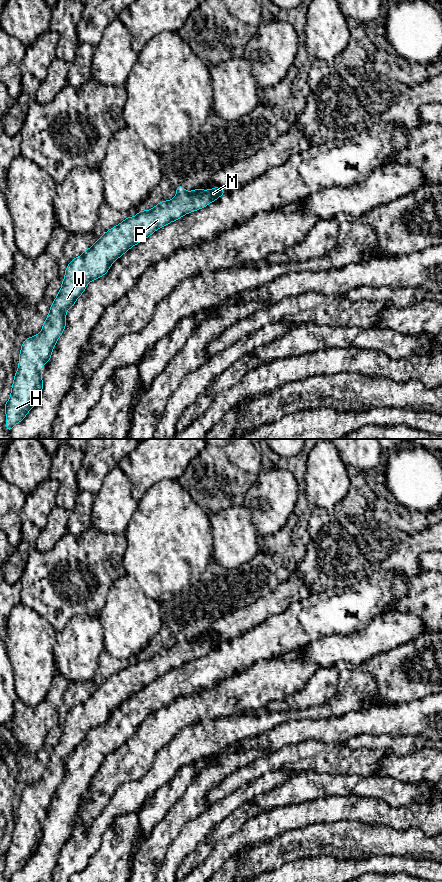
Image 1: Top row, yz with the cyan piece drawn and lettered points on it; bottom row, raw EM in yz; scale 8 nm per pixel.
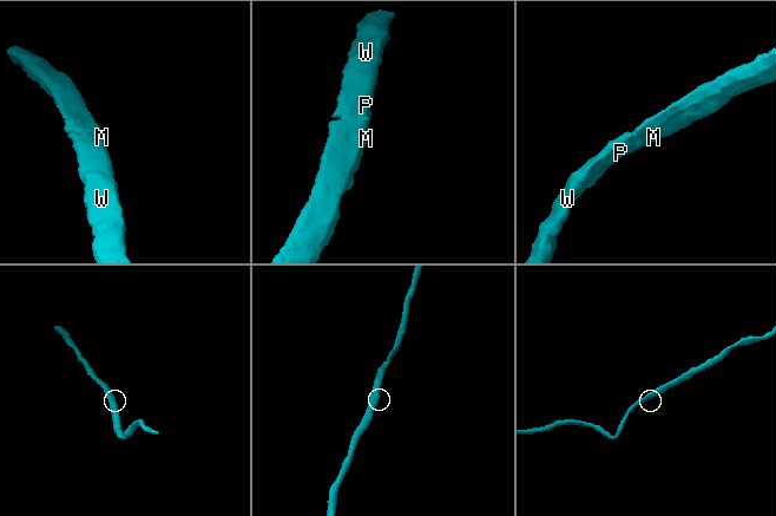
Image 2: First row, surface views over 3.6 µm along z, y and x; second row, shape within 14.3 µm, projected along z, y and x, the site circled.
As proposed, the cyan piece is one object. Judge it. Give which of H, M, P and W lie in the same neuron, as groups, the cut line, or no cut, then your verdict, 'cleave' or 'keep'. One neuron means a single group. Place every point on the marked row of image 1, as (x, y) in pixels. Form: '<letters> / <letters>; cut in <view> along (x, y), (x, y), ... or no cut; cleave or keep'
H M P W; no cut; keep

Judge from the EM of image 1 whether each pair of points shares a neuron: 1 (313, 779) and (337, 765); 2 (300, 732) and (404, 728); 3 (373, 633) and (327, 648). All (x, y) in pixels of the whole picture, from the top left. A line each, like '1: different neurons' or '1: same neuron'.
1: different neurons
2: same neuron
3: same neuron

